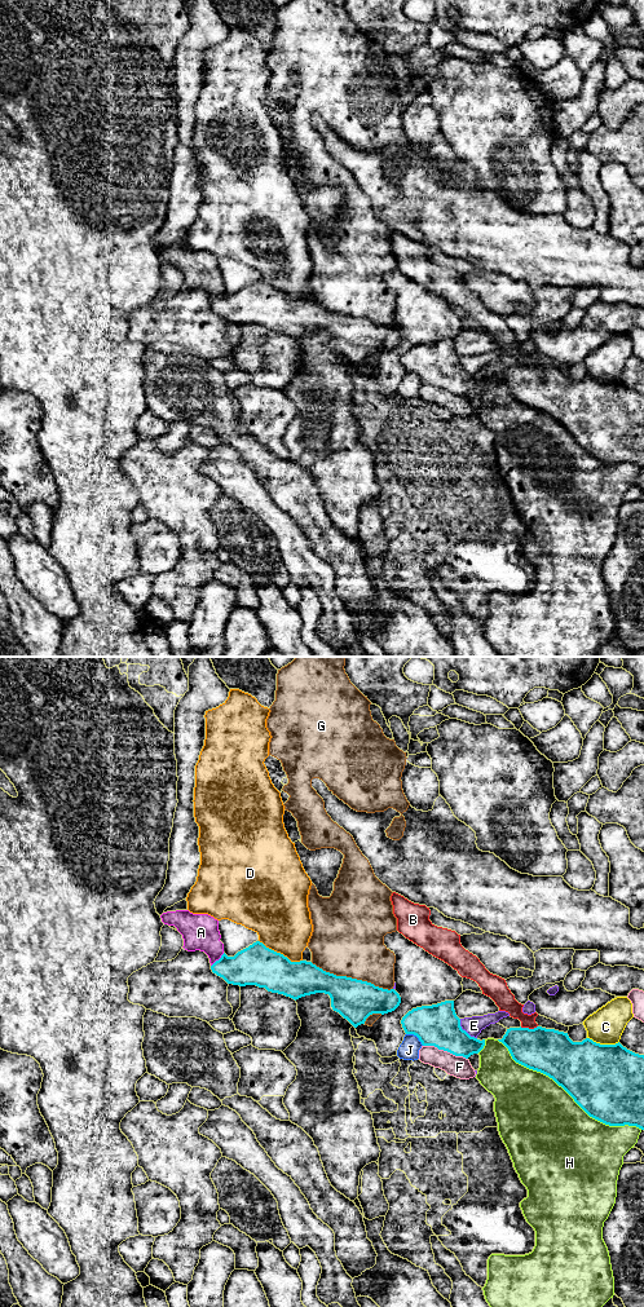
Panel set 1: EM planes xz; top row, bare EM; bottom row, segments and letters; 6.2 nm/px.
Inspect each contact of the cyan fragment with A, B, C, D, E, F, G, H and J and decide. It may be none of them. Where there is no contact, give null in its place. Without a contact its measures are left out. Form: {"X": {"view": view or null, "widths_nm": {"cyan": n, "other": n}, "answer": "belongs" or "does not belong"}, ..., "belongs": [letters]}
{"A": {"view": "xz", "widths_nm": {"cyan": 260, "other": 220}, "answer": "does not belong"}, "B": {"view": "xz", "widths_nm": {"cyan": 280, "other": 120}, "answer": "does not belong"}, "C": {"view": "xz", "widths_nm": {"cyan": 460, "other": 220}, "answer": "does not belong"}, "D": {"view": "xz", "widths_nm": {"cyan": 260, "other": 360}, "answer": "does not belong"}, "E": {"view": "xz", "widths_nm": {"cyan": 260, "other": 120}, "answer": "does not belong"}, "F": {"view": "xz", "widths_nm": {"cyan": 260, "other": 140}, "answer": "does not belong"}, "G": {"view": "xz", "widths_nm": {"cyan": 260, "other": 440}, "answer": "does not belong"}, "H": {"view": "xz", "widths_nm": {"cyan": 460, "other": 500}, "answer": "does not belong"}, "J": {"view": "xz", "widths_nm": {"cyan": 260, "other": 130}, "answer": "does not belong"}, "belongs": []}

